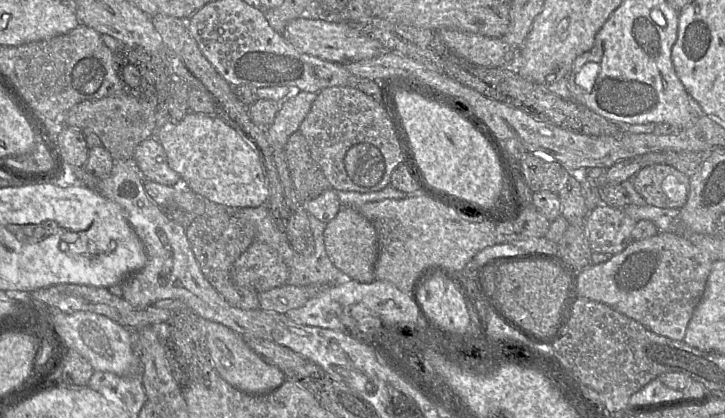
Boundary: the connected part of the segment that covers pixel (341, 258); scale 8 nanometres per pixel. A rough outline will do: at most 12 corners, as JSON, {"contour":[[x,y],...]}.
{"contour":[[342,207],[324,230],[331,262],[349,279],[375,281],[373,224]]}

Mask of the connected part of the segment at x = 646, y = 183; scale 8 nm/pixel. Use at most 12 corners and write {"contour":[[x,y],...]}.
{"contour":[[667,164],[628,180],[647,205],[681,209],[689,176]]}

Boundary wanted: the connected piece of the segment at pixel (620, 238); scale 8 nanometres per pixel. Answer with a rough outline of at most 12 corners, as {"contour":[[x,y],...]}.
{"contour":[[599,204],[585,232],[592,252],[615,255],[632,242],[637,222]]}

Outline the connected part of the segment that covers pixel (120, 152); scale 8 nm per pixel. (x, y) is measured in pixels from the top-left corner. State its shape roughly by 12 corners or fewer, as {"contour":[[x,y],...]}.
{"contour":[[122,92],[73,106],[115,161],[155,136],[157,104]]}

